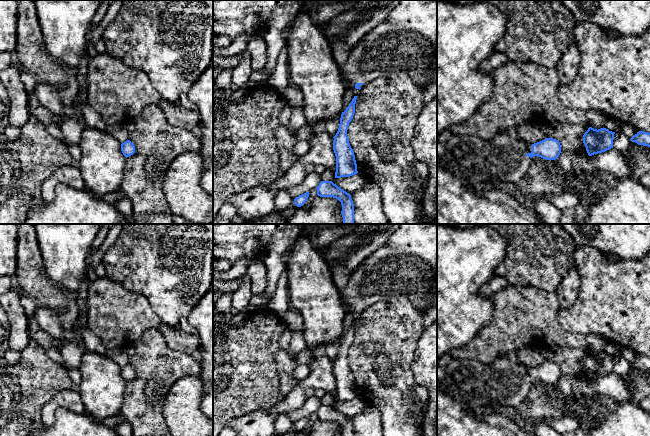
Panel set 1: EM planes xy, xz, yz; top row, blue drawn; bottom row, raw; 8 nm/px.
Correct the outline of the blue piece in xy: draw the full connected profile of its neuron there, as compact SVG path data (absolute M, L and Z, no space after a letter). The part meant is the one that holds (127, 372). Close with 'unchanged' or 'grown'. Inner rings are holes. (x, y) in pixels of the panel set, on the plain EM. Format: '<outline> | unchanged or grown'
M127 364L121 368L121 375L127 382L135 377L135 370L130 364Z | unchanged

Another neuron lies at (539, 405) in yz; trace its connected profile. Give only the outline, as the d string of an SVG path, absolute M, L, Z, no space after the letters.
M534 380L525 400L517 408L518 413L528 425L537 421L545 421L549 418L562 417L561 397L562 393L558 383L548 384L551 391L548 392L543 382Z

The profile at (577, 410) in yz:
M572 394L570 397L569 406L570 409L567 412L565 410L565 398L561 397L561 407L563 416L570 416L578 420L578 423L581 424L582 421L587 417L587 415L600 405L606 404L606 397L604 395L594 395L587 403L586 406L582 404L582 401Z

